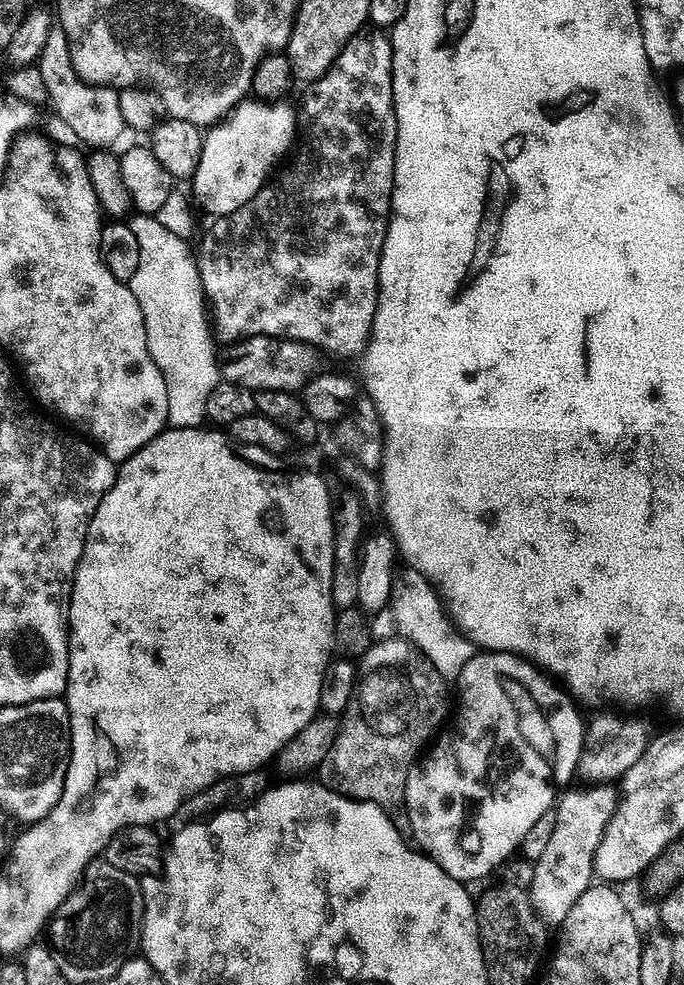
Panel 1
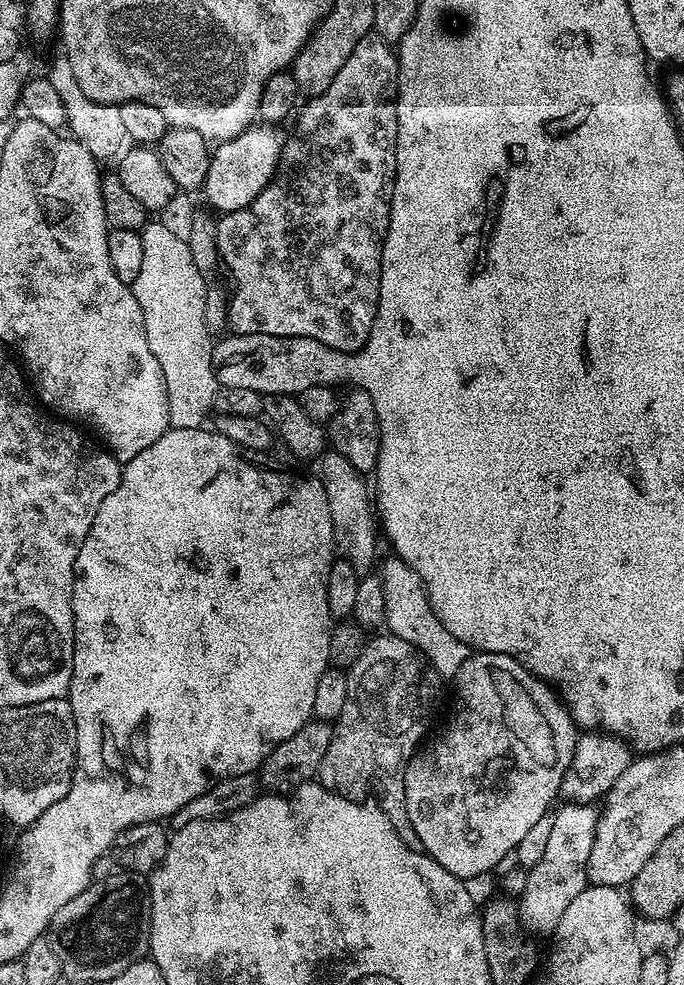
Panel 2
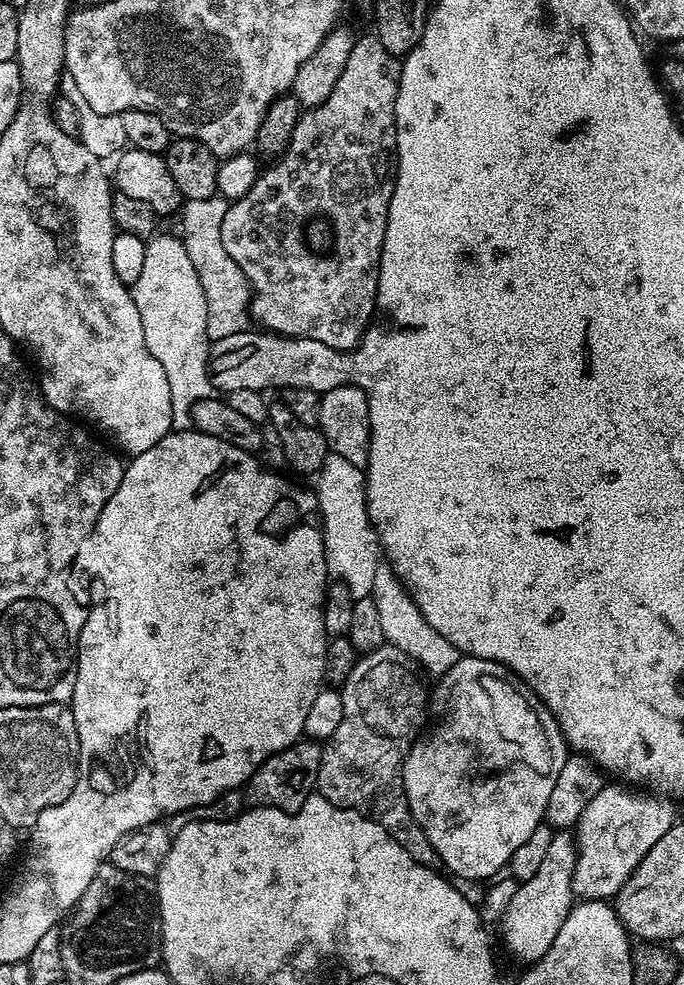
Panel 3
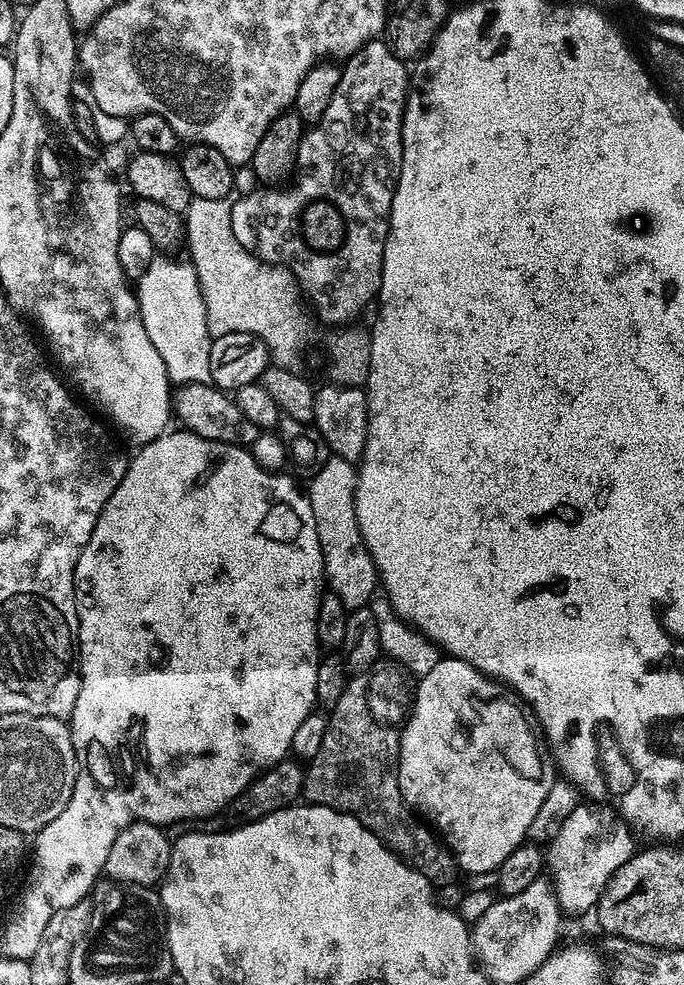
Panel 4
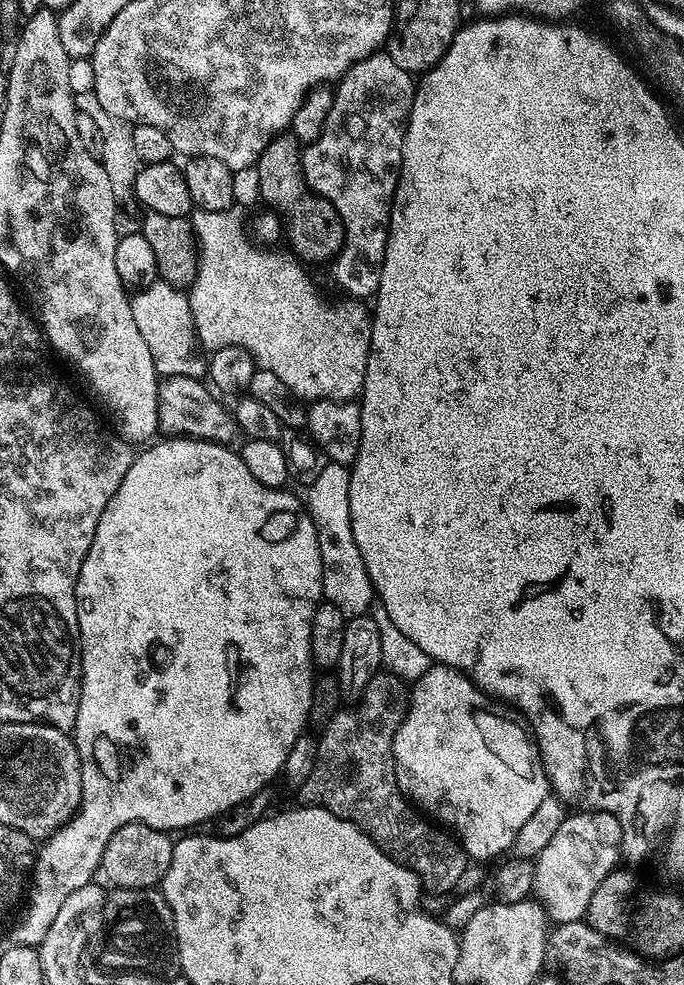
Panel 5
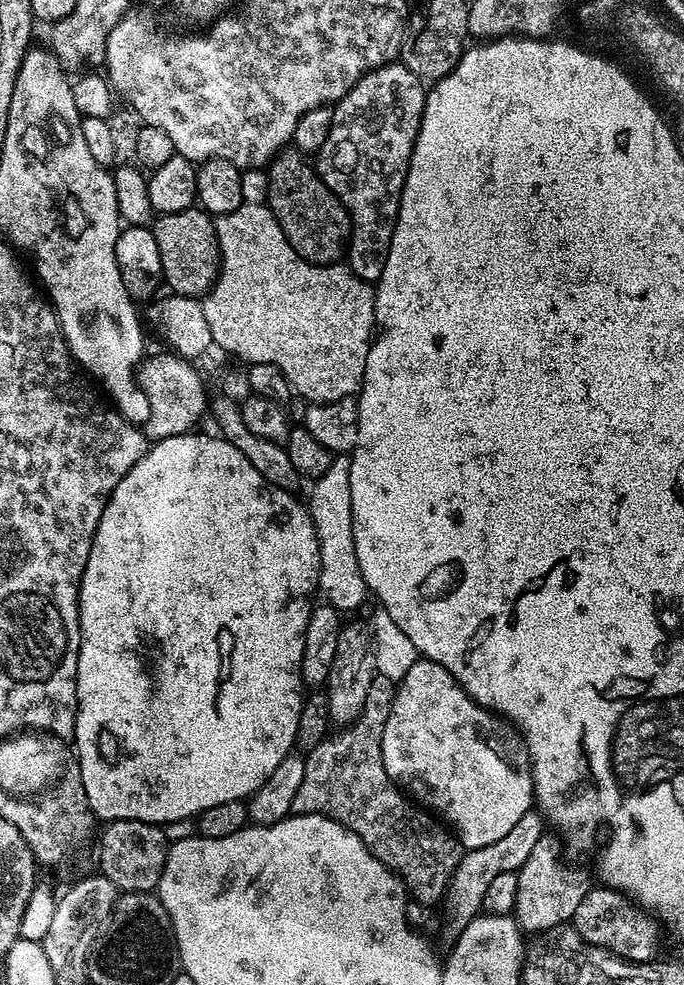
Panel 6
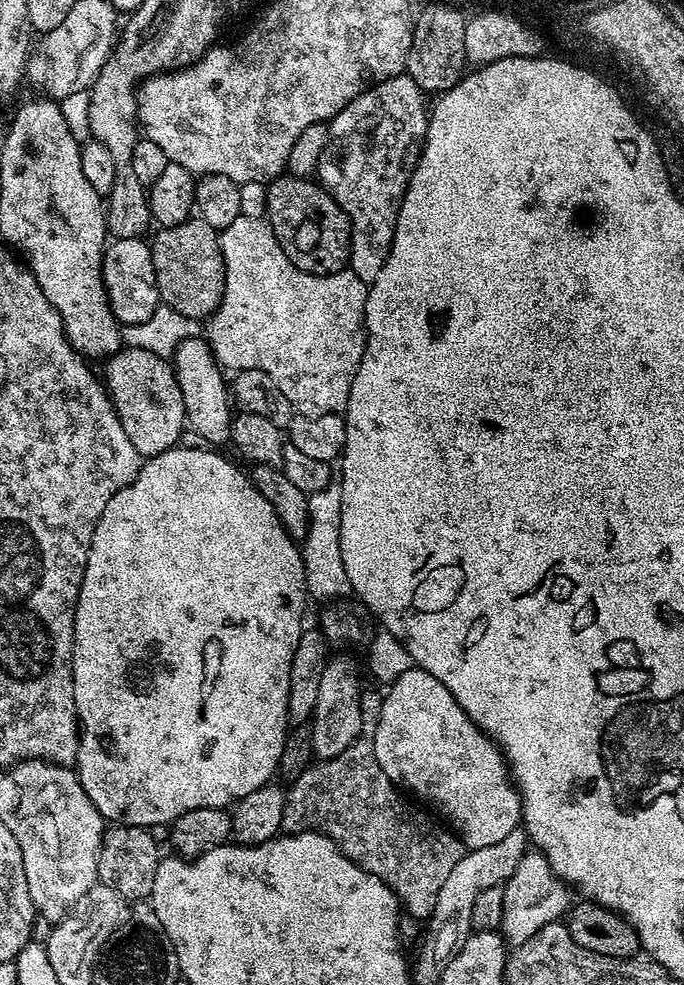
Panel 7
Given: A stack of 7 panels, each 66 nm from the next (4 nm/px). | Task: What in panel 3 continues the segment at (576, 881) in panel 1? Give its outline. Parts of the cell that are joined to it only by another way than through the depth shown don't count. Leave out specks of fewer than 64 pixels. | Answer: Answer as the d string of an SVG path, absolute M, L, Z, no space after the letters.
M556 830L552 833L550 851L542 862L542 867L534 878L521 883L518 894L510 906L506 906L504 916L498 922L500 936L504 939L504 948L512 956L523 962L535 962L550 950L558 930L562 930L562 922L568 916L574 903L572 879L576 865L576 838L571 831Z

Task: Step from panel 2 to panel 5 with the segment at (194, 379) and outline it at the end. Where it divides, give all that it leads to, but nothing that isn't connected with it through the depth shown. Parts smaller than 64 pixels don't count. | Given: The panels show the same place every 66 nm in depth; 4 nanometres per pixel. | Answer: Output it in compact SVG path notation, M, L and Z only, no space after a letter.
M157 282L137 291L131 301L134 326L138 326L138 334L142 334L146 346L150 346L157 373L164 378L203 377L206 372L206 360L205 357L203 360L202 357L196 356L196 324L192 320L192 307L188 305L187 295L175 284Z

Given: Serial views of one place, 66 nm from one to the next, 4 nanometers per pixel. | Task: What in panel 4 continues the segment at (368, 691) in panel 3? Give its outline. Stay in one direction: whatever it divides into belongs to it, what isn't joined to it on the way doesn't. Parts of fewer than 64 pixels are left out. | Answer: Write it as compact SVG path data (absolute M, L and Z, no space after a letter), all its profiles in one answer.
M377 662L364 672L355 673L349 679L346 690L342 694L342 698L338 698L338 702L331 709L330 719L328 722L328 733L326 738L322 738L322 746L318 750L318 754L307 765L306 775L304 778L303 795L307 797L313 804L325 804L331 808L337 808L339 812L349 812L352 816L357 816L367 828L377 836L384 844L387 844L401 860L407 861L413 868L425 876L428 880L439 882L439 880L448 880L452 875L457 875L458 865L447 844L443 843L441 837L421 817L417 816L407 804L404 803L404 796L400 792L400 733L411 713L414 701L414 680L411 675L399 663L396 662Z

